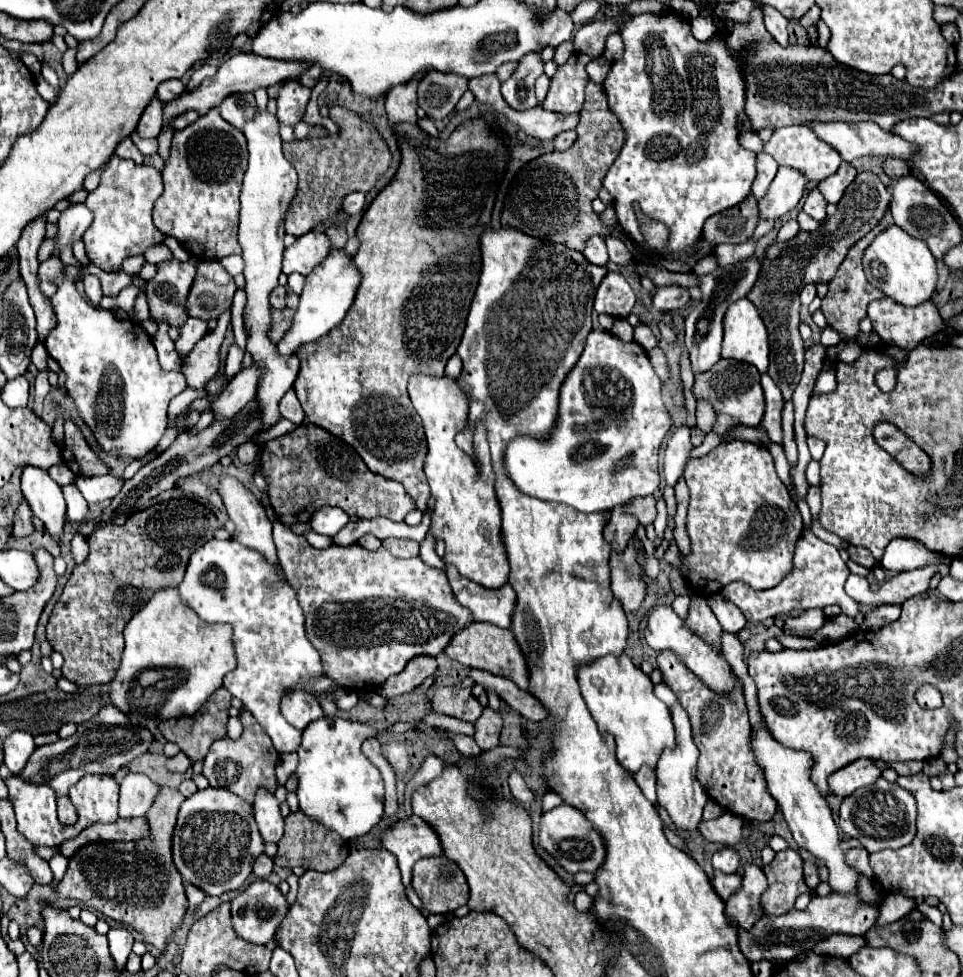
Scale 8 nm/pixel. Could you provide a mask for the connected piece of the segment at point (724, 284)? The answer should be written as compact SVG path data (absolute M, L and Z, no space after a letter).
M749 256L747 260L741 260L737 264L719 266L715 272L709 272L709 274L691 272L691 276L699 280L699 288L701 288L701 300L689 310L689 316L685 320L685 346L691 356L693 372L709 370L715 362L721 360L725 312L733 302L749 294L749 290L755 286L759 278L759 272L761 272L761 260L755 256Z

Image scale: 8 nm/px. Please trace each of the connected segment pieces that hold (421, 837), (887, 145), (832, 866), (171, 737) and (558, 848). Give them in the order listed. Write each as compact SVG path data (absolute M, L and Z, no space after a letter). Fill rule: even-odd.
M415 814L407 820L393 824L383 834L381 842L391 854L397 856L405 886L409 886L412 880L412 868L417 860L443 856L439 834L433 830L431 824L427 824L423 818Z
M817 122L817 124L809 124L815 134L819 138L823 138L829 146L833 146L841 158L845 162L851 162L855 158L861 156L893 156L893 158L901 158L901 160L911 160L913 154L913 146L909 142L905 142L903 138L881 130L875 122L859 122L859 124L847 124L847 122Z
M761 726L761 730L757 734L753 734L753 750L755 750L759 766L765 770L767 788L769 788L771 796L777 800L779 808L783 810L783 816L785 816L785 820L791 828L795 842L799 844L799 848L805 848L807 852L817 856L817 860L821 860L829 868L829 880L827 882L831 886L831 892L853 894L861 902L865 902L869 906L877 906L881 892L875 888L873 878L859 874L857 868L847 864L845 852L839 846L839 838L837 838L839 828L835 826L835 822L831 818L831 810L829 810L825 798L815 788L815 784L809 780L811 762L813 762L811 754L779 746L779 742L775 742L771 738L771 734L767 734L765 726Z
M219 688L203 706L203 712L181 718L179 722L163 722L161 734L165 740L175 742L191 762L199 762L209 752L215 740L227 736L227 720L231 708L231 694Z
M561 804L541 816L539 846L545 848L569 874L595 872L603 862L603 840L599 834L595 834L591 822L587 822L579 810L567 804Z

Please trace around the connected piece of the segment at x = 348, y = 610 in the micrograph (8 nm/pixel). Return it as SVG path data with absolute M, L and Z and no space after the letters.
M279 520L273 522L273 538L279 564L283 570L287 570L287 578L291 586L295 584L299 604L303 606L307 636L323 654L327 676L333 678L339 686L351 690L377 688L389 676L399 674L409 660L417 656L437 656L443 652L451 640L451 634L473 622L473 618L467 614L467 608L455 602L445 570L431 568L421 558L401 560L385 548L369 552L359 544L317 550L303 536L293 534L291 528Z

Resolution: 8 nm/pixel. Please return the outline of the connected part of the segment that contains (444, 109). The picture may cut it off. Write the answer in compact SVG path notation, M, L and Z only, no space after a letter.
M427 72L417 86L419 106L425 110L427 118L443 120L455 110L455 104L459 102L465 90L467 90L467 78L459 78L457 74Z

